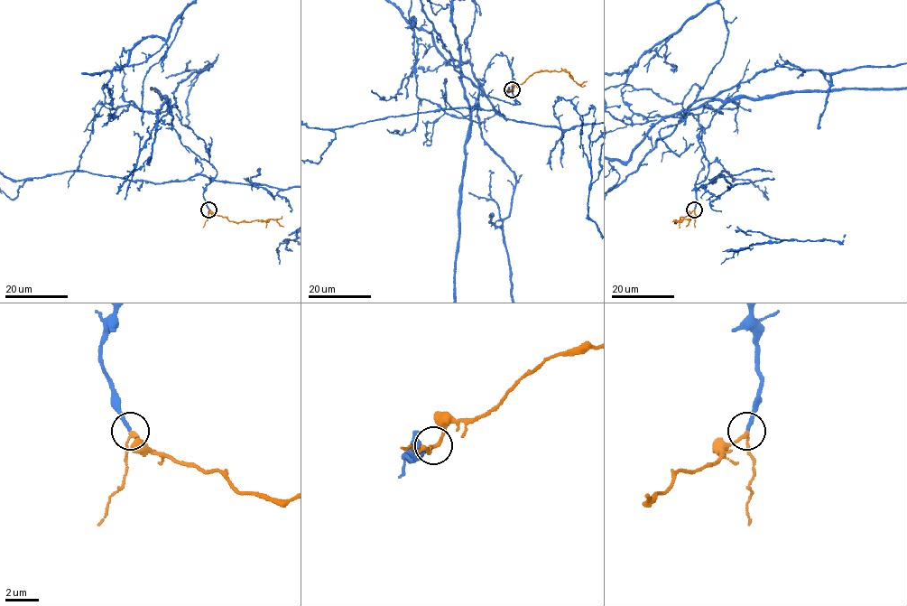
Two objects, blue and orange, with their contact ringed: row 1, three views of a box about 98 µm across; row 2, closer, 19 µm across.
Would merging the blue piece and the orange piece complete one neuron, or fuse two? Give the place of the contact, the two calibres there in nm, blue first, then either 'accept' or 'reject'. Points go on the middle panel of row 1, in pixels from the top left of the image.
(512, 89) | 220/180 nm | accept

